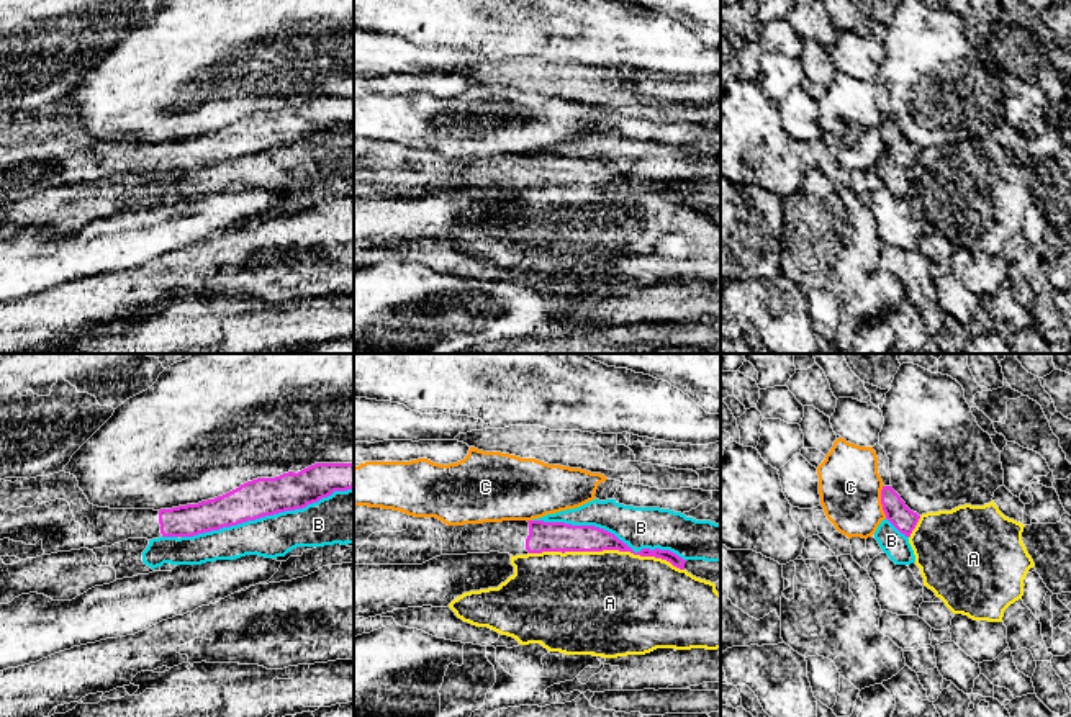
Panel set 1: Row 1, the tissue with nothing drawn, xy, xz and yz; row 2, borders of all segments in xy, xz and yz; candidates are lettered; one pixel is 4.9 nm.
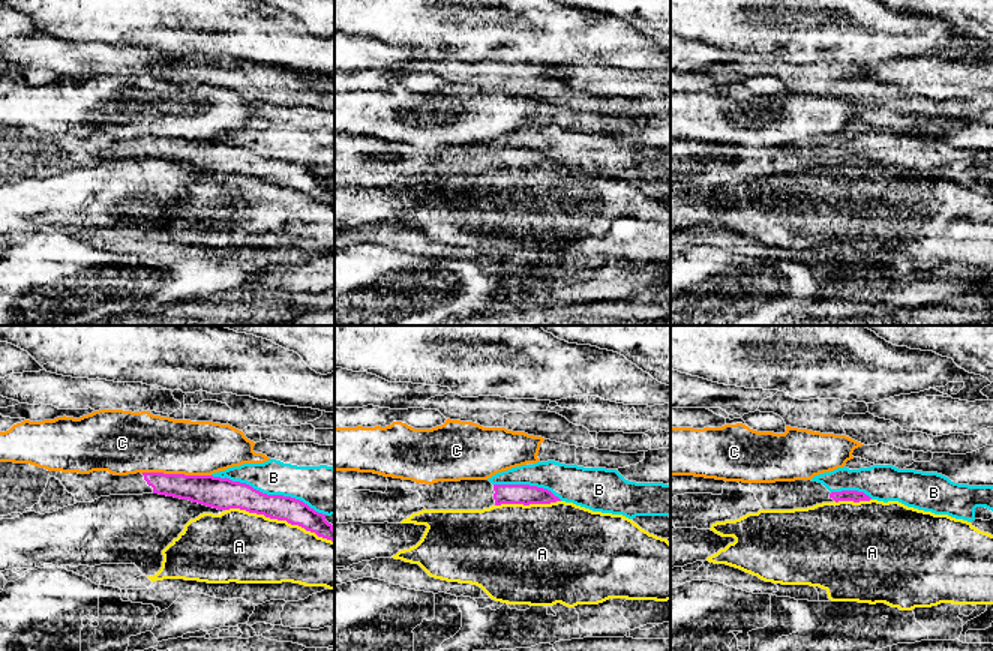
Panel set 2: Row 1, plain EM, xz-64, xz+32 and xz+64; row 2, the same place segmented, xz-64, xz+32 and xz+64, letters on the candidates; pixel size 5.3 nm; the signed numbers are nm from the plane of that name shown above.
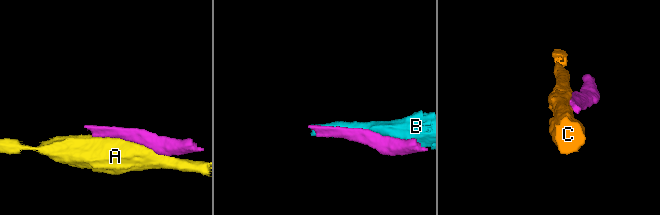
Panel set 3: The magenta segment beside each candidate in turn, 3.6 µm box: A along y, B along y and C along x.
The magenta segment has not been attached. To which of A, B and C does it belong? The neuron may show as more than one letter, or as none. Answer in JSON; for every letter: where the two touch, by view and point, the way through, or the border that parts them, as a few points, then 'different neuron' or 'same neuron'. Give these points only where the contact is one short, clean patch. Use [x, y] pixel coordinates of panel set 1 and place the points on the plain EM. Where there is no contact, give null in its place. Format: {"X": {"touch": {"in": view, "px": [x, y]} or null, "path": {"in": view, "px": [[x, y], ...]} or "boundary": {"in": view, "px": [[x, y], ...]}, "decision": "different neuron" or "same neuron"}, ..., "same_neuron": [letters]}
{"A": {"touch": {"in": "xz", "px": [606, 182]}, "decision": "different neuron"}, "B": {"touch": {"in": "xy", "px": [266, 148]}, "decision": "different neuron"}, "C": {"touch": {"in": "yz", "px": [881, 135]}, "decision": "different neuron"}, "same_neuron": []}

